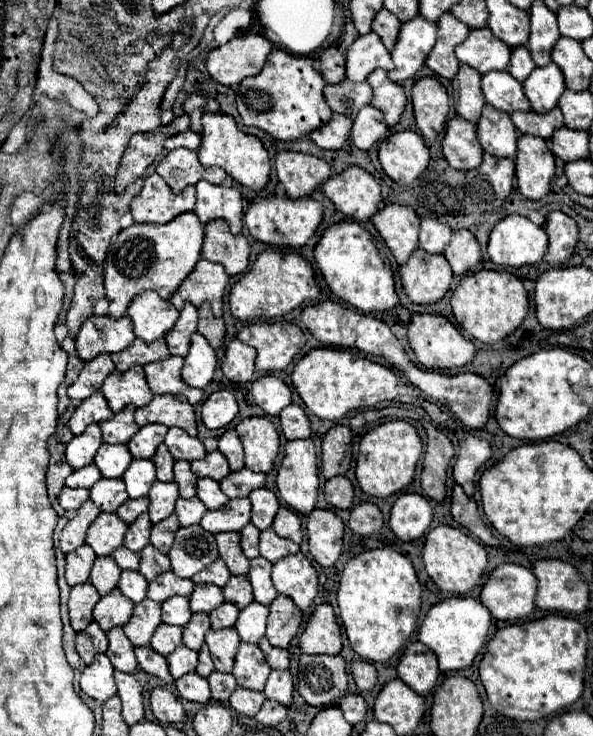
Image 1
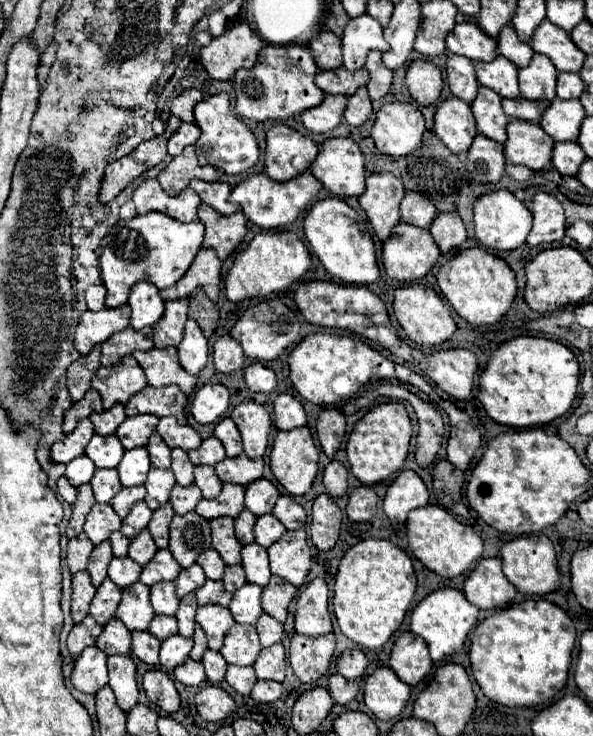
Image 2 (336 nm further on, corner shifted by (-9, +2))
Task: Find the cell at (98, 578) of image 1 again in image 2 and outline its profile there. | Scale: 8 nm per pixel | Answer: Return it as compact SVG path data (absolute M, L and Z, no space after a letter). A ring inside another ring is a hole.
M108 541L94 547L90 561L88 561L88 573L92 577L94 587L98 587L106 579L106 569L108 569L108 563L110 563L112 557L114 555L112 555L112 547L110 547Z

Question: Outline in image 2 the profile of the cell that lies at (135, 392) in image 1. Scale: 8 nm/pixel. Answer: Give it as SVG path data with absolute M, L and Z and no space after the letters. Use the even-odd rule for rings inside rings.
M126 355L112 367L100 367L92 377L92 387L100 393L104 409L110 409L114 403L128 403L146 385L146 375L132 355Z

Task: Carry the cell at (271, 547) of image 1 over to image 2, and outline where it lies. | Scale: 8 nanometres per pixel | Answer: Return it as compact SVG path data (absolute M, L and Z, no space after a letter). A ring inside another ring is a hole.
M260 515L256 519L256 527L254 527L254 537L256 543L262 547L270 547L272 543L276 543L276 539L282 537L282 533L286 531L286 527L282 523L278 523L278 519L274 515Z

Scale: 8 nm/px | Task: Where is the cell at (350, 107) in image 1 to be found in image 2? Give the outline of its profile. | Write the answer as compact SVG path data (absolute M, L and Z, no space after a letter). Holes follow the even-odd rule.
M346 67L318 71L314 83L328 95L344 95L350 97L352 91L364 87L368 83L368 71L362 67L360 71L348 71Z

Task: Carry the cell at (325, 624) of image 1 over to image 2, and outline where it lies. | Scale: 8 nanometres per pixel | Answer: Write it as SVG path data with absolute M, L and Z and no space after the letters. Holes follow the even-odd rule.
M312 579L296 599L294 613L296 633L306 637L318 637L332 631L332 619L328 611L328 585L324 579Z

